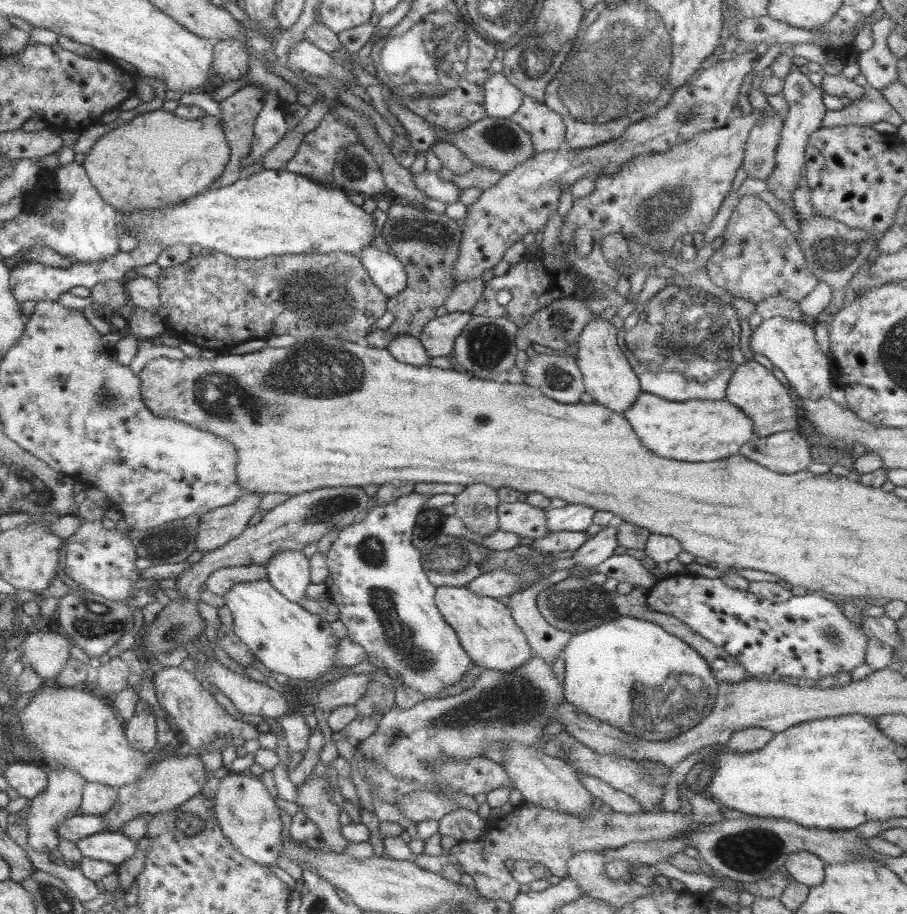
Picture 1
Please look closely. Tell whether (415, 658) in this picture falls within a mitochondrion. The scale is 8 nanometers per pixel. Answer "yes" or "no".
yes

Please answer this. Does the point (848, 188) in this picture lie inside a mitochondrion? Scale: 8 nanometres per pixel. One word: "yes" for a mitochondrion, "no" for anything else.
no

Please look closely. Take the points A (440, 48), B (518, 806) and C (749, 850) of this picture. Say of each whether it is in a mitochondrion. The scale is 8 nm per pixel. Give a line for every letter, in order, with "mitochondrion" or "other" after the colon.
A: mitochondrion
B: other
C: mitochondrion

